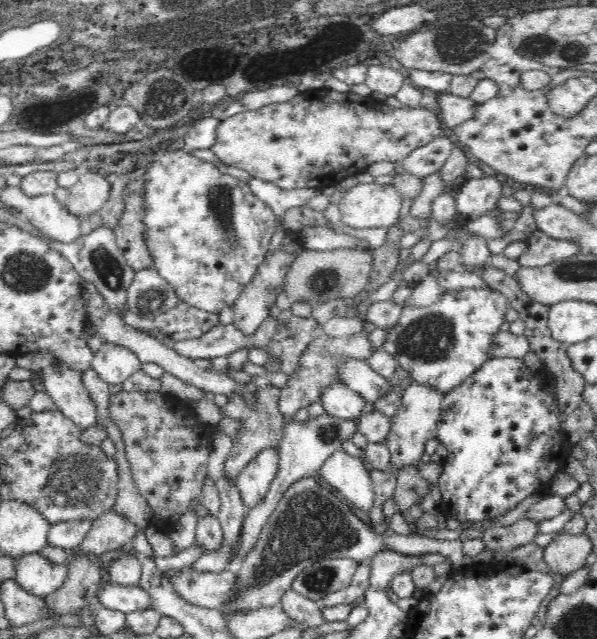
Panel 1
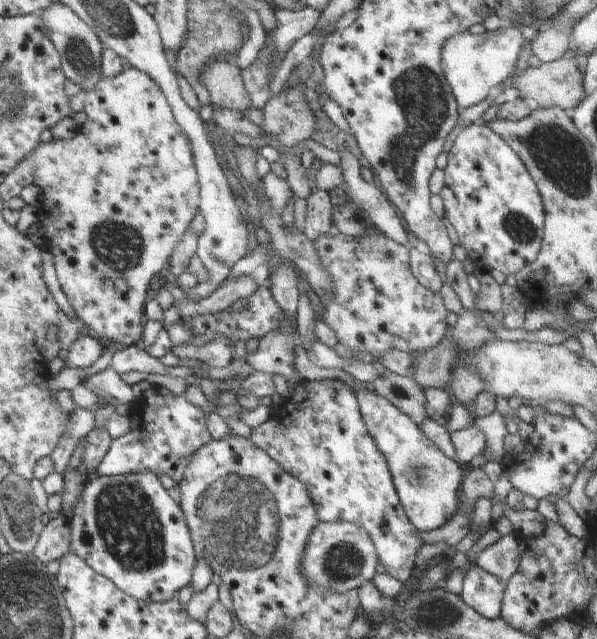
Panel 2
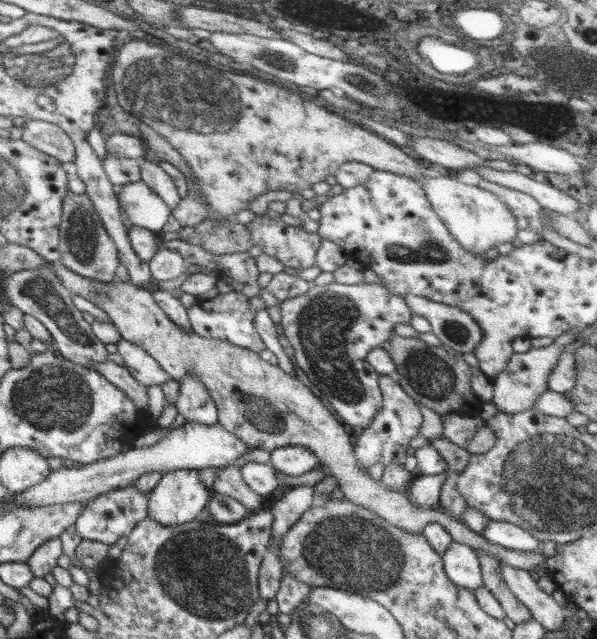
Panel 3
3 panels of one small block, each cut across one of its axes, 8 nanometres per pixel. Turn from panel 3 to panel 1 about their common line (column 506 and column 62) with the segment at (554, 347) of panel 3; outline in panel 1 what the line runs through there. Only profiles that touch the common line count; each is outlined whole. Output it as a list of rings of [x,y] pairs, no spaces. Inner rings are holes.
[[[44,351],[14,356],[18,367],[42,375],[42,383],[46,387],[45,391],[50,395],[60,412],[63,412],[70,420],[74,421],[74,424],[85,429],[97,424],[96,405],[92,401],[90,393],[86,391],[82,371],[61,366],[56,356]]]

